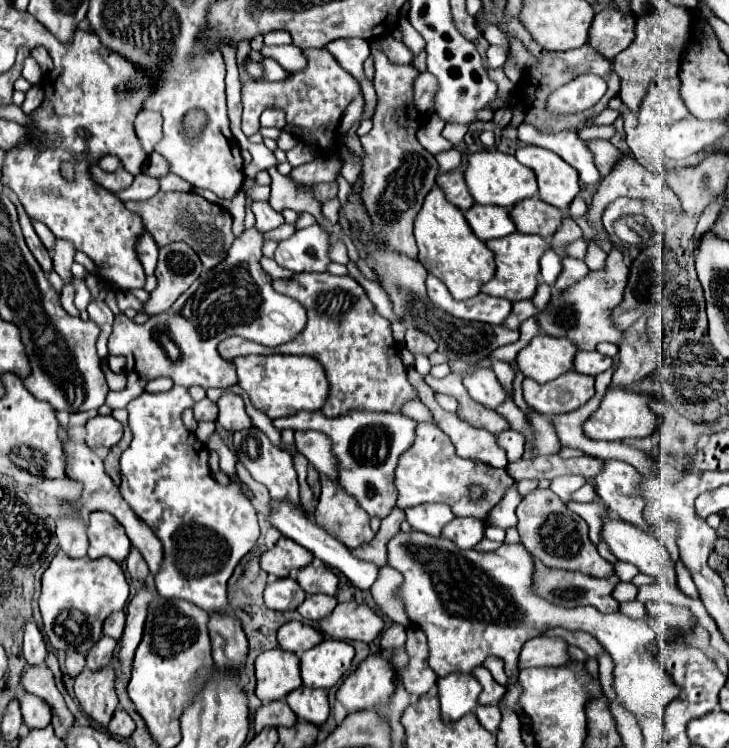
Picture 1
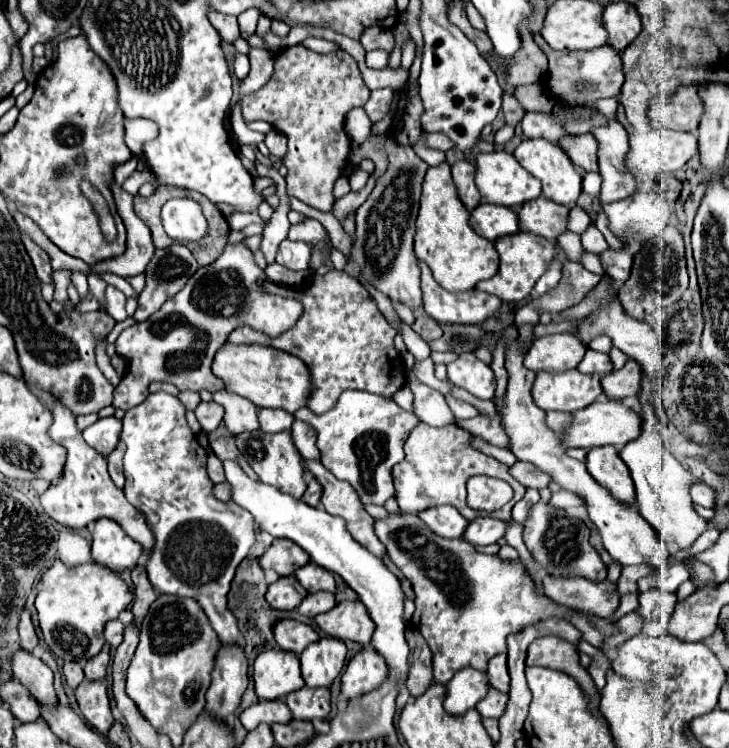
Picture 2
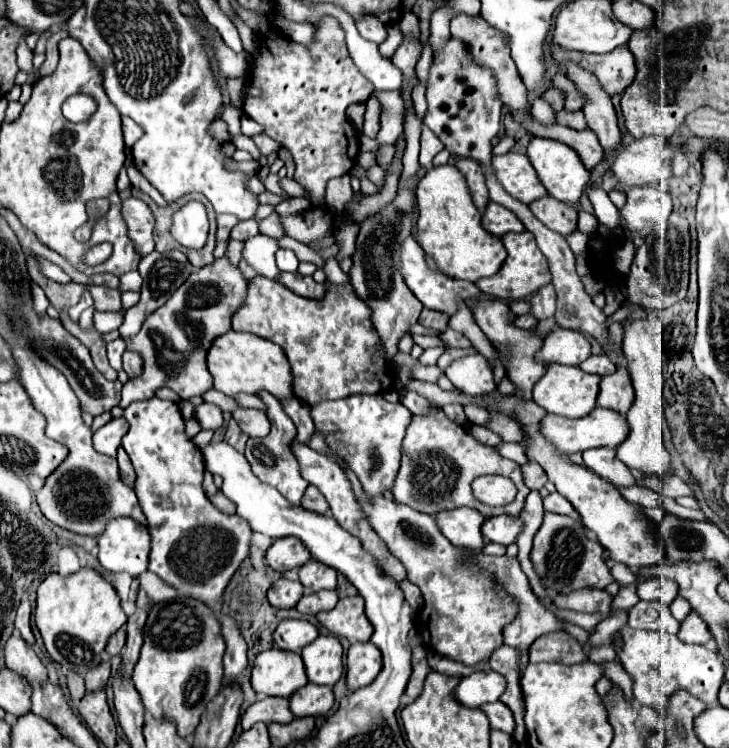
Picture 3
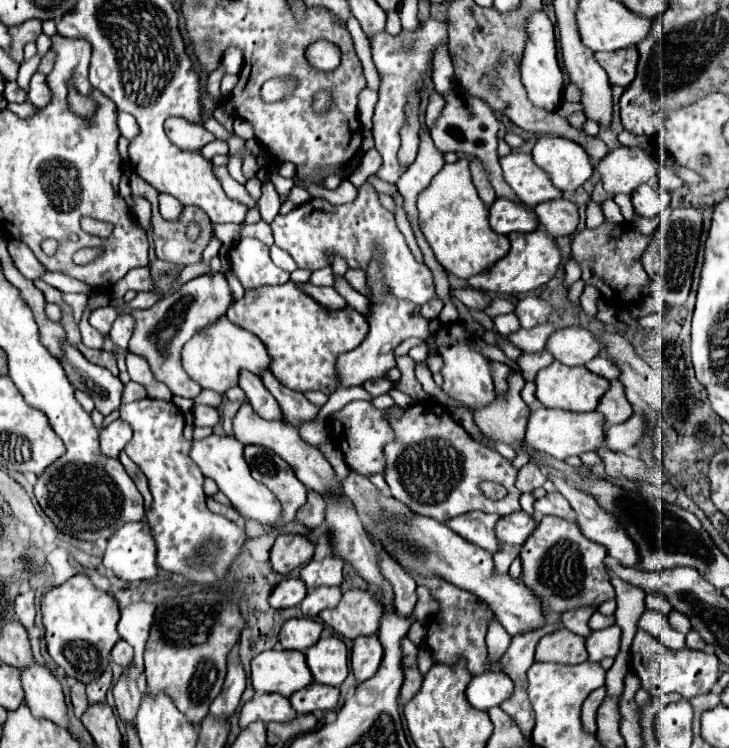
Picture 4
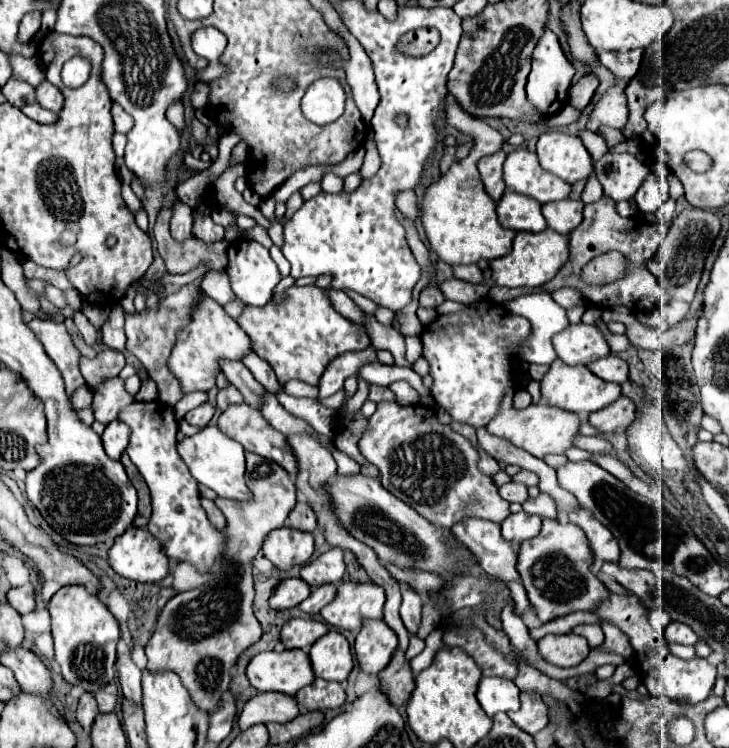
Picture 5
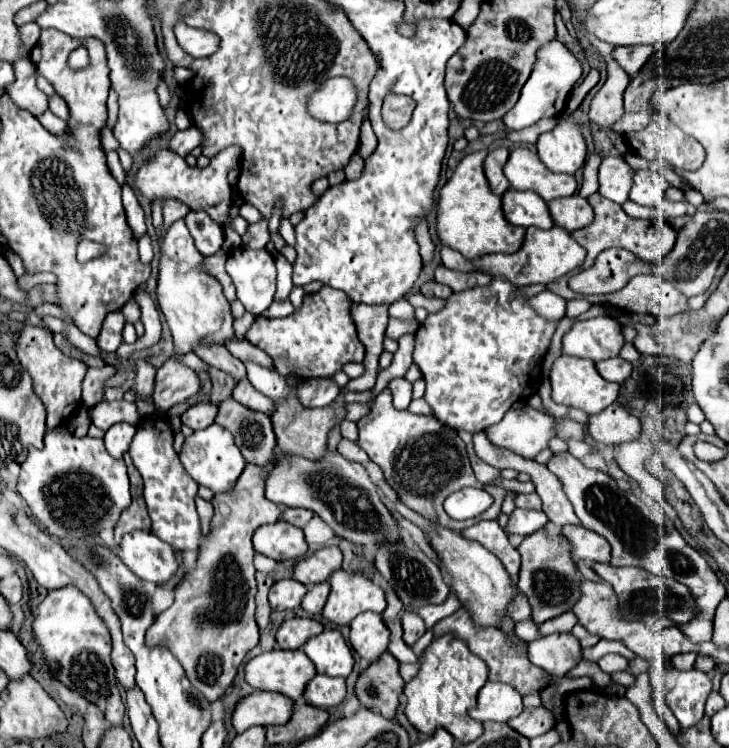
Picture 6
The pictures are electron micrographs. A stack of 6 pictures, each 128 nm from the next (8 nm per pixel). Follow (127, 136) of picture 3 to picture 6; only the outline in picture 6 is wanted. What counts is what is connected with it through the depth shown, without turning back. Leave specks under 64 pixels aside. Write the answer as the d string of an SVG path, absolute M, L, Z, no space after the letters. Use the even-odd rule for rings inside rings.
M110 90L108 96L108 128L114 128L118 120L118 94L114 90Z

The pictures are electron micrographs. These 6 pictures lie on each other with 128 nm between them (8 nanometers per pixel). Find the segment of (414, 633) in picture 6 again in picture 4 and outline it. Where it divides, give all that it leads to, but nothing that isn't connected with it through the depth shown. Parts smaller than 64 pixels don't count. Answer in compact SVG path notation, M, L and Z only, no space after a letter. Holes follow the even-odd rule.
M376 544L376 548L378 548L378 568L380 568L380 574L392 584L396 610L402 616L412 618L412 610L416 604L414 578L408 576L408 572L404 572L404 568L400 568L400 564L396 564L396 560L392 560L392 556L388 556L388 552L384 552L384 548L380 548L380 544Z

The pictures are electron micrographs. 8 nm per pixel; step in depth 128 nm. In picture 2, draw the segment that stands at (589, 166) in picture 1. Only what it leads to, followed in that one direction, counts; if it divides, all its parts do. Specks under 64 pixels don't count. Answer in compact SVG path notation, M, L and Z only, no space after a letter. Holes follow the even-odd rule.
M526 112L522 122L526 138L544 138L552 144L558 144L560 138L568 136L568 132L562 126L558 126L548 114L542 112ZM584 172L582 176L582 190L592 194L592 196L598 196L600 194L600 184L602 184L602 176L598 172Z

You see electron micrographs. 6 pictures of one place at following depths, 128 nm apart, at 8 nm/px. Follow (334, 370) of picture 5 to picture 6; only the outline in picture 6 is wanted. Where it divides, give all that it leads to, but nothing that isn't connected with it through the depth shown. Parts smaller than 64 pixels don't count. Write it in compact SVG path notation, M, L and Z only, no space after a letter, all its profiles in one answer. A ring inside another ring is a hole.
M312 378L298 384L298 394L306 408L316 408L334 402L338 396L338 386L332 378Z

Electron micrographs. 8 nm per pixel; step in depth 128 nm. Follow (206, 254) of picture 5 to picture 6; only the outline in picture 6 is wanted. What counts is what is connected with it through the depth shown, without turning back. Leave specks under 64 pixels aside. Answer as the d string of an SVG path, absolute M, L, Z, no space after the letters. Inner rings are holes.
M168 199L164 204L164 226L162 226L162 234L168 230L175 221L184 218L190 209L178 200ZM218 250L216 254L204 258L202 268L222 284L224 296L228 298L228 302L232 302L232 300L236 298L236 292L234 292L234 284L232 284L230 276L228 276L226 270L224 270L224 262L226 262L226 252L224 252L224 250Z

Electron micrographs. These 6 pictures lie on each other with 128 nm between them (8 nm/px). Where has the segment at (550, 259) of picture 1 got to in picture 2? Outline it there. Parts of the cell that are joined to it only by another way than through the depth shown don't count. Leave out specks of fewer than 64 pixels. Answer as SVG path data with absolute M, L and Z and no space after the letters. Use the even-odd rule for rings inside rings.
M554 258L554 260L548 264L548 272L544 272L544 276L540 276L540 280L536 282L536 286L534 286L536 294L542 296L542 294L550 292L552 288L556 288L560 276L562 276L562 272L560 272L560 264L556 264L556 258Z

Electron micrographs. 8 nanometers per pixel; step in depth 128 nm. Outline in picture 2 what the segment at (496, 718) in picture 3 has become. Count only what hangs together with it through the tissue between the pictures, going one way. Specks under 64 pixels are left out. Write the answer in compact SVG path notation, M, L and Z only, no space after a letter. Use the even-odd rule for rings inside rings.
M490 686L490 692L484 700L480 700L480 704L476 704L476 710L482 714L482 716L492 716L492 718L500 718L504 714L504 706L508 702L508 694L504 692L496 692L492 686Z

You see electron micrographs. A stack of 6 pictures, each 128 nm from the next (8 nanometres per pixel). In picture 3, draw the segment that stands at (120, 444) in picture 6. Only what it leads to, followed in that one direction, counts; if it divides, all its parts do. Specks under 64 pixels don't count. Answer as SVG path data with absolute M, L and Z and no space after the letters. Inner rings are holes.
M112 418L108 424L104 424L102 428L98 428L94 432L94 448L100 452L100 454L106 454L106 456L116 456L116 450L124 438L128 430L128 422L124 418Z

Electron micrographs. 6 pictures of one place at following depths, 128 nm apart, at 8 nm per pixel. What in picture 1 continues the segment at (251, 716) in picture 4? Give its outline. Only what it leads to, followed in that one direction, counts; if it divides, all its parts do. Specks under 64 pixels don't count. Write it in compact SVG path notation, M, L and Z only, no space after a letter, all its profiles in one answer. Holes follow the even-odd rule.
M284 700L266 702L254 714L256 732L260 732L262 728L268 728L268 726L278 728L278 726L292 726L292 724L296 724L296 714L290 710L290 706Z

